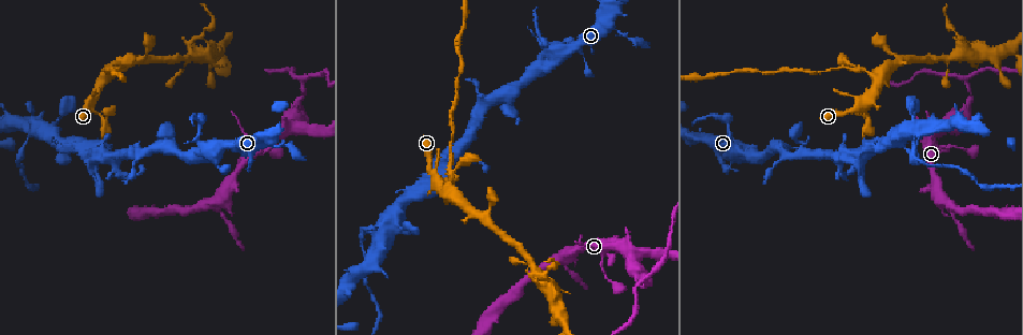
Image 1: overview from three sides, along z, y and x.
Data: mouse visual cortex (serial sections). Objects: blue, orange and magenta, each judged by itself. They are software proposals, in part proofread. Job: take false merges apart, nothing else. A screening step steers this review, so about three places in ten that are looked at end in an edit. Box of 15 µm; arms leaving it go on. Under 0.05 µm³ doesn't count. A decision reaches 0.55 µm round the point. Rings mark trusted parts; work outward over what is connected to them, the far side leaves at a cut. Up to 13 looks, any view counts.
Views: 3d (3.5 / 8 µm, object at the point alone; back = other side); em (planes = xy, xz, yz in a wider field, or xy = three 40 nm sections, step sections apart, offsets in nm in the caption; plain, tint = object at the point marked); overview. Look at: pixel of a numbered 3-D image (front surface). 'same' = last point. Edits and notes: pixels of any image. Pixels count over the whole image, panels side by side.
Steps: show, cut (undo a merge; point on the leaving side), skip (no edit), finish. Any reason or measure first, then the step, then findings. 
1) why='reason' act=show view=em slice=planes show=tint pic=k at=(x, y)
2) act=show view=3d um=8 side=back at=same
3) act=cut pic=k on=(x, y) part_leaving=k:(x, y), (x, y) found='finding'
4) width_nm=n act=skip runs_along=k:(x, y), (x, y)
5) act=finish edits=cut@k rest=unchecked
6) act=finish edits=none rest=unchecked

why='narrows sharply' act=show view=3d um=3.5 pic=1 at=(547, 269)

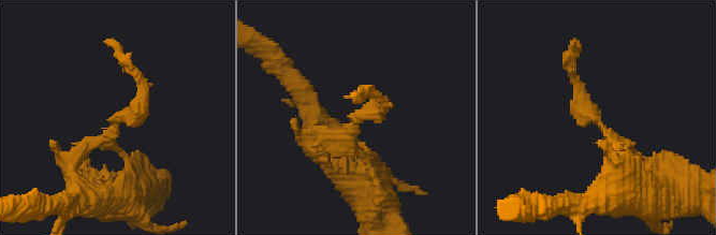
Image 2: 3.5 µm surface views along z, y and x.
why='shape alone is not enough' act=show view=em slice=xy step=5 show=tint pic=2 at=(356, 122)

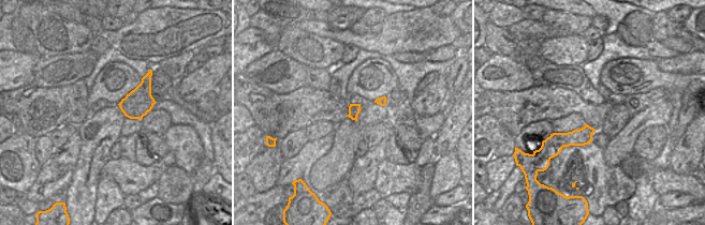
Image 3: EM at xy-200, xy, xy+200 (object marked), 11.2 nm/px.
why='cut it another way' act=show view=em slice=xy step=3 show=tint at=same

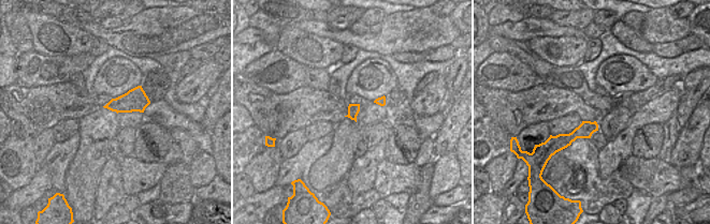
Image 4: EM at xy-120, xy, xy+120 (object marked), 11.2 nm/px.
act=cut pic=2 on=(142, 117) part_leaving=2:(114, 127), (141, 103), (141, 81), (117, 47) found='a second cell is stuck on'

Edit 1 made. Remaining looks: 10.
why='redraw' act=show view=overview

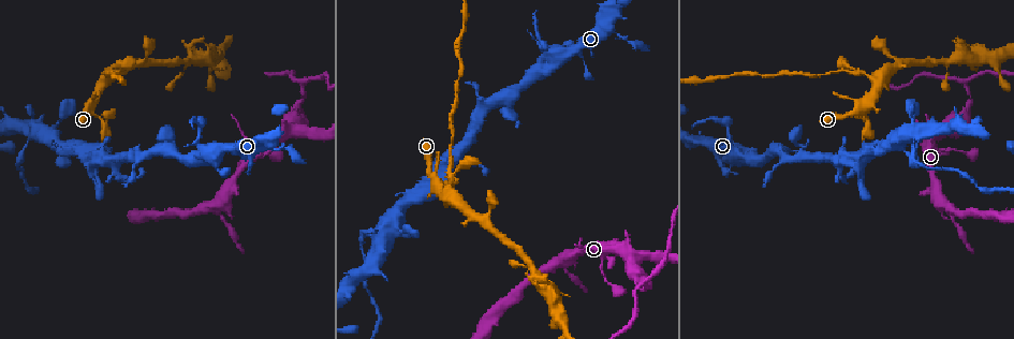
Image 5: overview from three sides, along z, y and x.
why='arms part here' act=show view=3d um=3.5 pic=5 at=(449, 178)

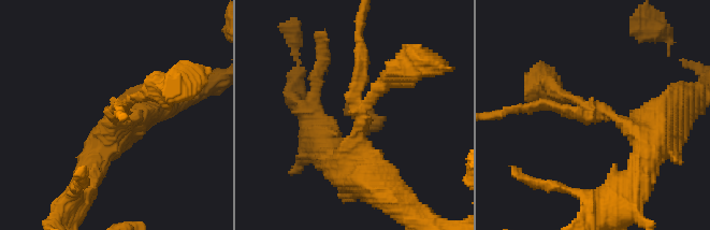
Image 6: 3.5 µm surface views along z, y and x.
why='shape alone is not enough' act=show view=em slice=xy step=3 show=tint pic=6 at=(593, 108)

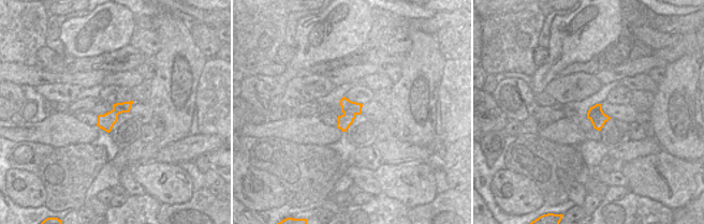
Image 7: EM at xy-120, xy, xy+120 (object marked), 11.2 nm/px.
act=show view=em slice=xy step=2 show=tint at=same

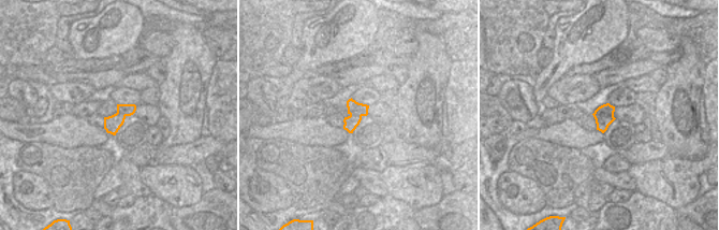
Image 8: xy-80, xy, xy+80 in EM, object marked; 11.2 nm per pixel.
arm_widths_nm=150,200,350 act=cut pic=6 on=(365, 60) found='a second cell is stuck on'

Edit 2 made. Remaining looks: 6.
why='sudden change in width' act=show view=3d um=3.5 pic=5 at=(287, 130)

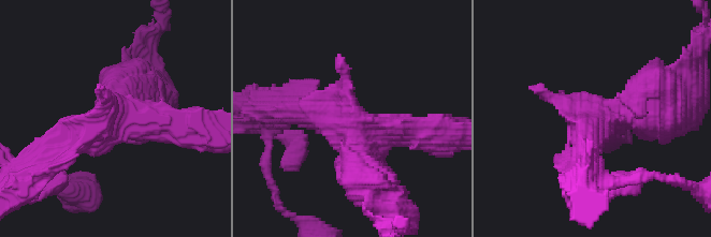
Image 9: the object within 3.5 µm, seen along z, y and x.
act=show view=em slice=xy step=3 show=tint pic=9 at=(357, 131)

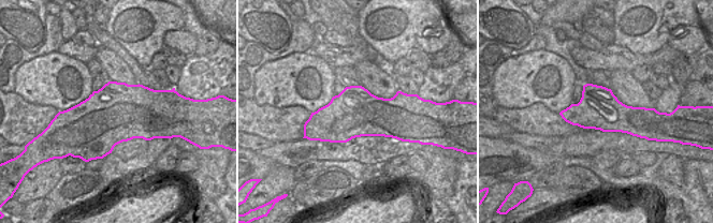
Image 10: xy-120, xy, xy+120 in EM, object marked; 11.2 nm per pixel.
act=cut pic=9 on=(377, 203) part_leaving=9:(373, 187), (387, 201), (382, 222) found='a second cell is stuck on'

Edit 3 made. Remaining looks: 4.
act=show view=overview

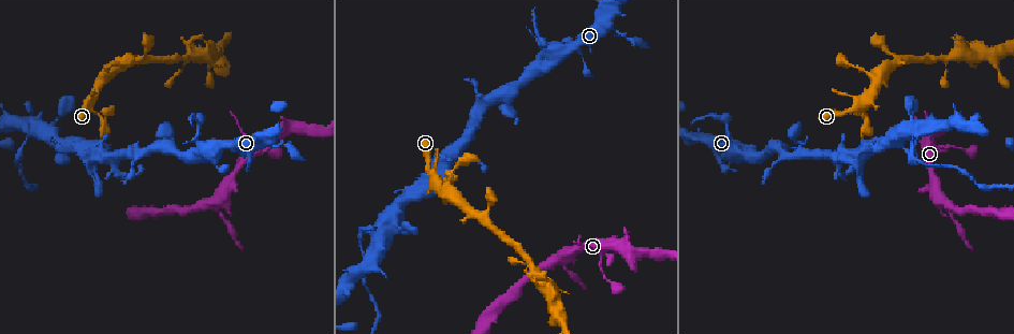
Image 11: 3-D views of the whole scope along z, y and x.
why='two arms in line, one across' act=show view=3d um=3.5 pic=11 at=(560, 54)

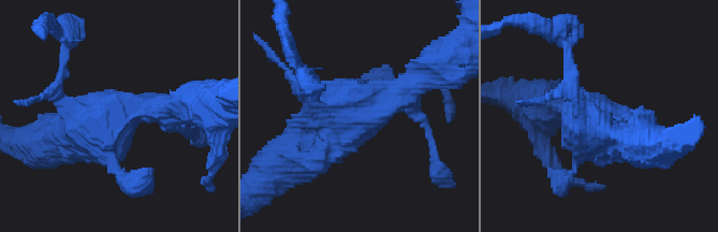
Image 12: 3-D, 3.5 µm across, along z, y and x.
why='need the tissue' act=show view=em slice=xy step=1 show=tint pic=12 at=(602, 108)

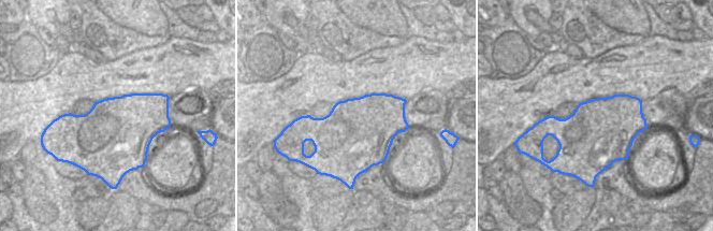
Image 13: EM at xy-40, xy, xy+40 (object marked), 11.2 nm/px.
act=show view=em slice=xy step=2 show=tint at=same

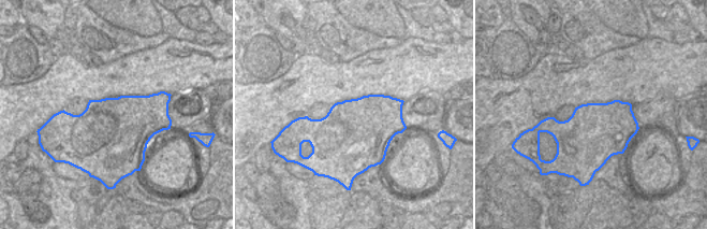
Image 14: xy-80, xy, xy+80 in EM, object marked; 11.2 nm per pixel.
act=skip runs_along=12:(408, 90), (299, 157) found='continuous, no second cell'

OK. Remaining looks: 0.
act=finish edits=cut@2,cut@6,cut@9 rest=unchecked

